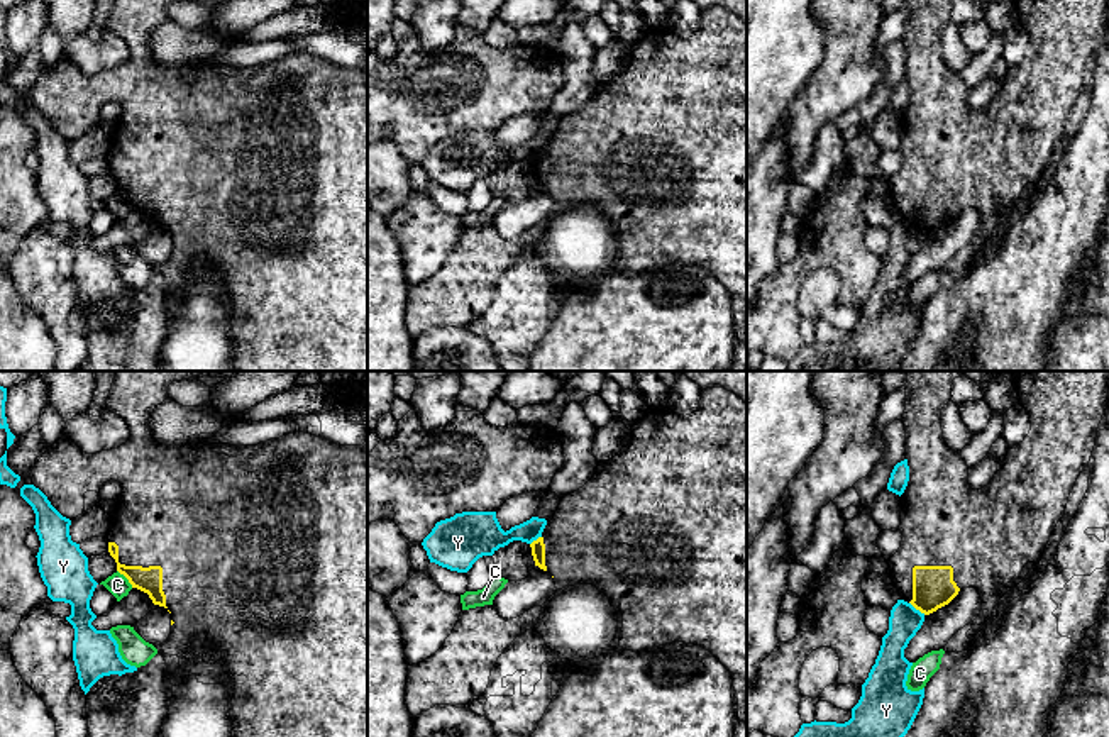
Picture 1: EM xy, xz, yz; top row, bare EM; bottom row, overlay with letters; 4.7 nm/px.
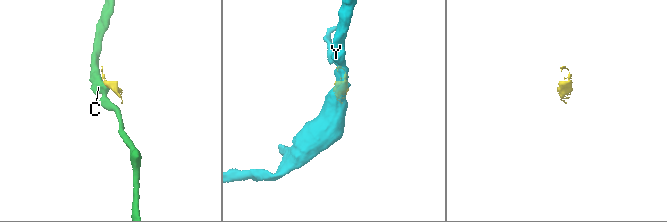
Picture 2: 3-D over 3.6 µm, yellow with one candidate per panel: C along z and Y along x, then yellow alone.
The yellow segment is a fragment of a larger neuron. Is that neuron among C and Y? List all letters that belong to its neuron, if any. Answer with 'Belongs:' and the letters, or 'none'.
Belongs: none

